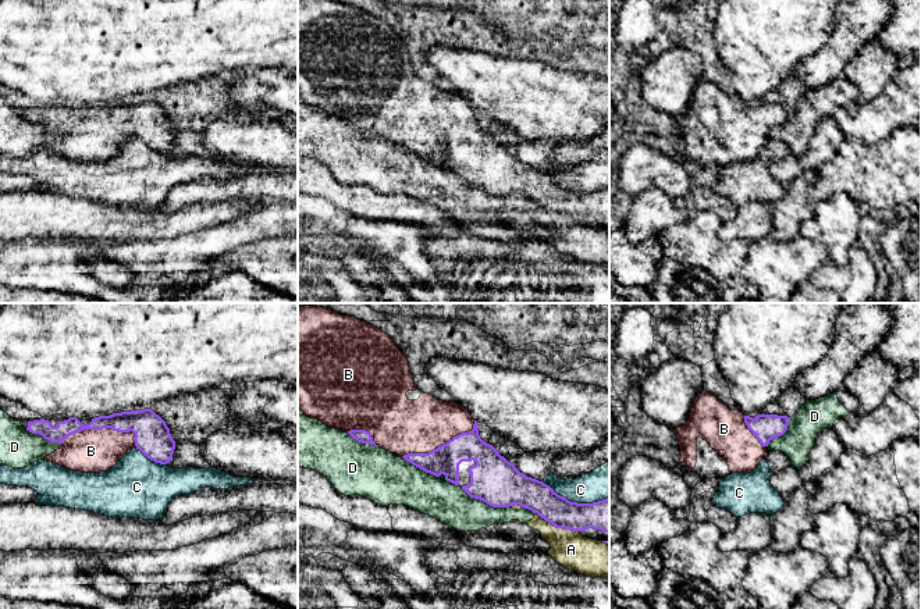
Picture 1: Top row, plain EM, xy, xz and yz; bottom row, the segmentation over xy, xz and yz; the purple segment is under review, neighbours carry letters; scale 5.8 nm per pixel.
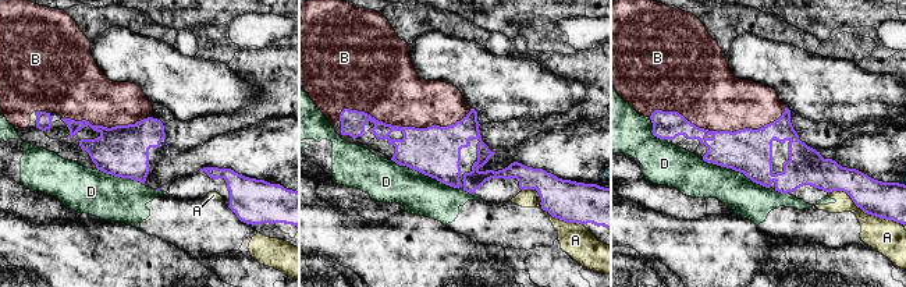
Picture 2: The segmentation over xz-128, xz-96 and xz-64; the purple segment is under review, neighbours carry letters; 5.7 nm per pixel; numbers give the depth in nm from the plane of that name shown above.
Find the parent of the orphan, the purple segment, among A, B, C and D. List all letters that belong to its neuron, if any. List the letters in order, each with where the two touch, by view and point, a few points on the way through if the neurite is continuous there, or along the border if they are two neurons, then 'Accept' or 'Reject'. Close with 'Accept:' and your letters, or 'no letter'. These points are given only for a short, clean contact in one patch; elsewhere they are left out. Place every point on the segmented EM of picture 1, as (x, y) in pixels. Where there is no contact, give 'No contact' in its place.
A: Touches purple at xz (557, 527). Boundary: xz (534, 512), (557, 527), (578, 531). Reject
B: Touches purple at xy (103, 427). Accept
C: Touches purple at xz (575, 502). Reject
D: Touches purple at xz (486, 502). Reject
Accept: B

